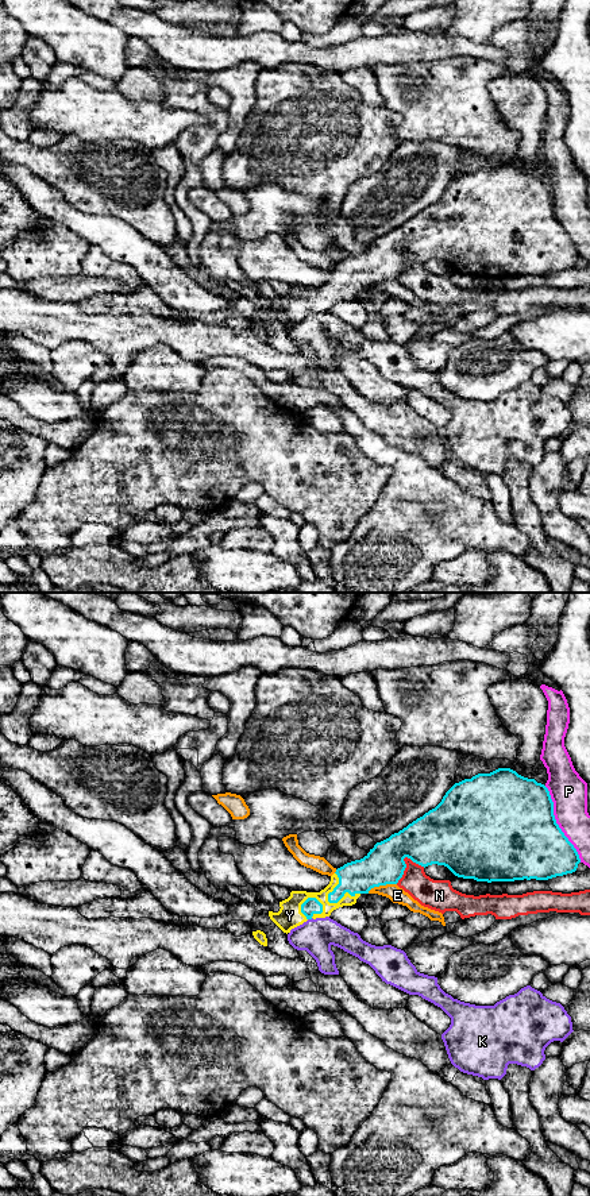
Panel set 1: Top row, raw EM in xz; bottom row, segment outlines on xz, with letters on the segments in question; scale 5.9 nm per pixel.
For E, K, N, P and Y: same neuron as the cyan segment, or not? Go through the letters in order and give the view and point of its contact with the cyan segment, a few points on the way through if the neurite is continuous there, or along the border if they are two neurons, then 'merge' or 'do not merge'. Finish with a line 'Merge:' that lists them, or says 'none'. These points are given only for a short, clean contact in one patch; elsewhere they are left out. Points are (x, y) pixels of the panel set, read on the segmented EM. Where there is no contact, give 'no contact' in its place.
E: contact xz (381, 884); border xz (396, 883), (376, 886), (367, 892); do not merge
K: contact xz (309, 918); border xz (312, 918), (308, 919); do not merge
N: contact xz (404, 861); do not merge
P: contact xz (556, 824); do not merge
Y: contact xz (330, 902); way xz (359, 876), (354, 878), (330, 902), (308, 896), (290, 915); merge
Merge: Y

